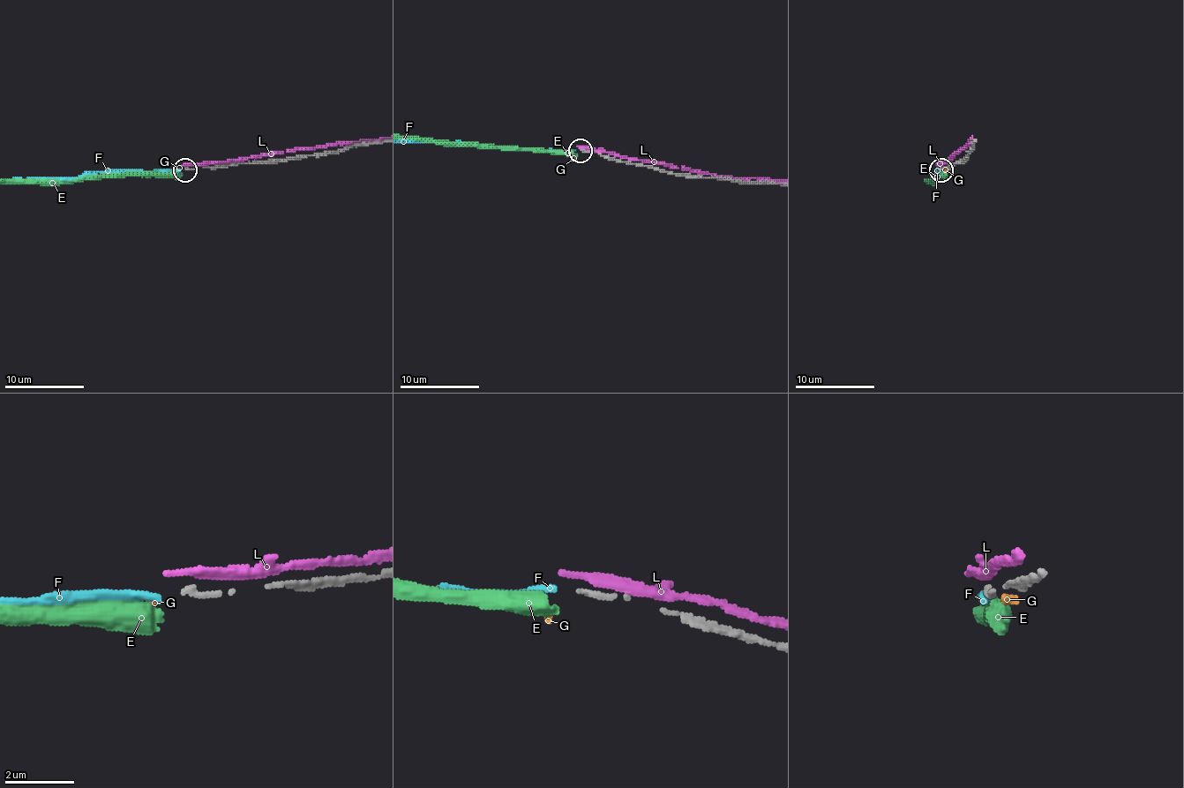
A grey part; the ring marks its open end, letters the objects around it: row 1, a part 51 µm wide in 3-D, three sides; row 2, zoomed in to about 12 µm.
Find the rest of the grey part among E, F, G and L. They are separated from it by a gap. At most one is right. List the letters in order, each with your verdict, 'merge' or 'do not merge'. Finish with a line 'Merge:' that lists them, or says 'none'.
E: do not merge
F: merge
G: do not merge
L: do not merge
Merge: F

